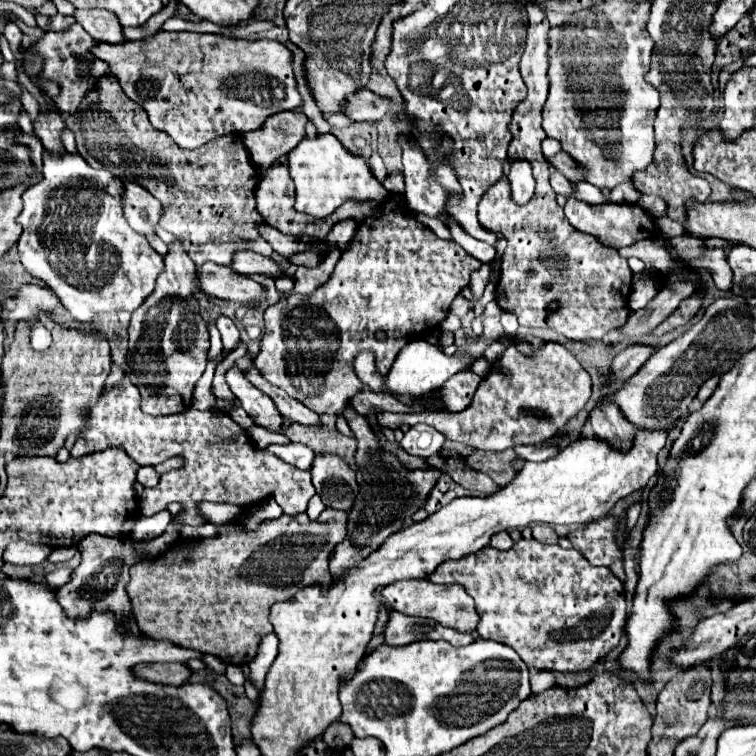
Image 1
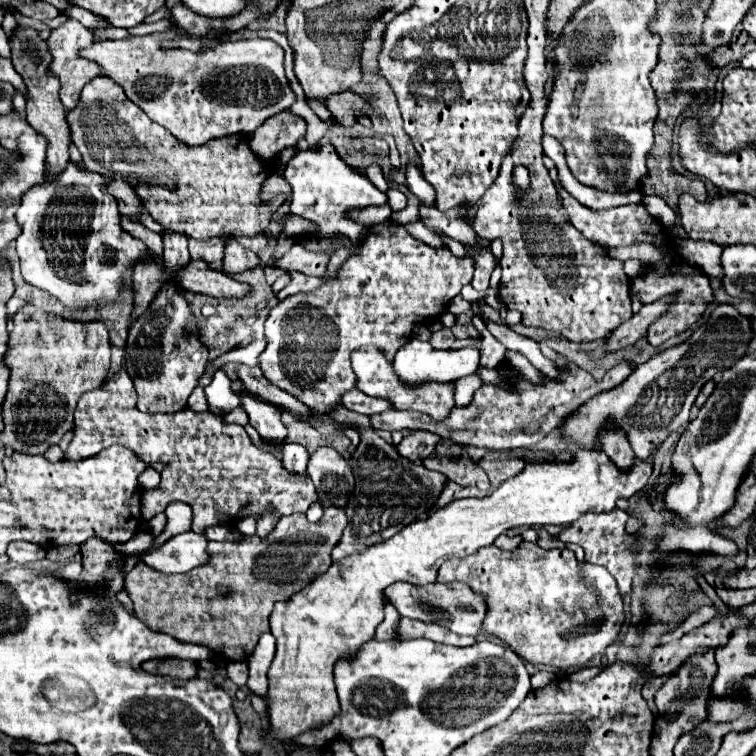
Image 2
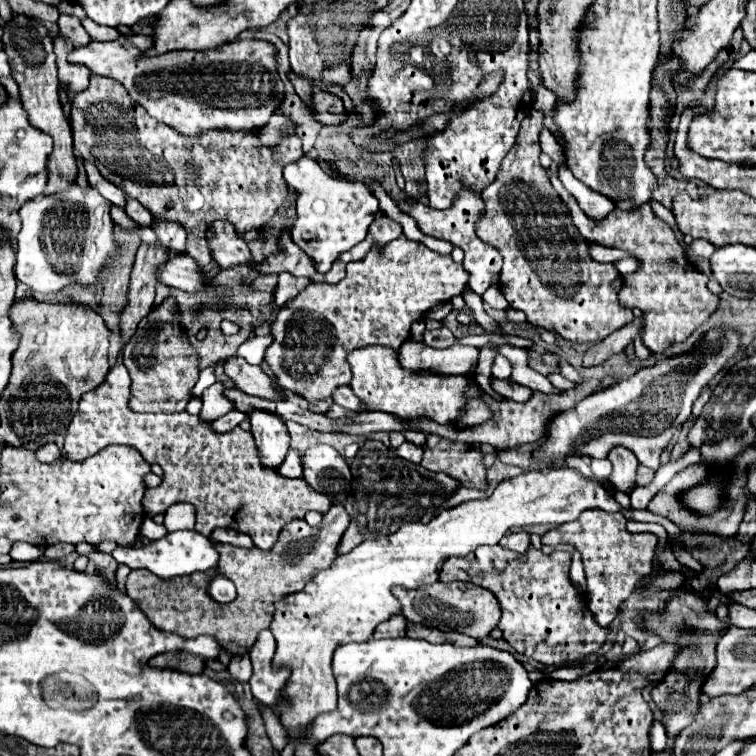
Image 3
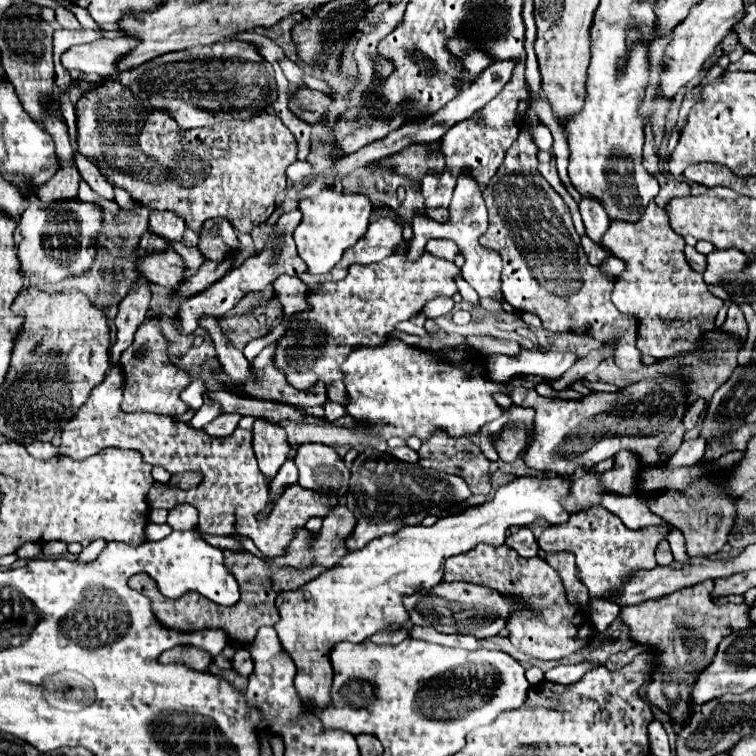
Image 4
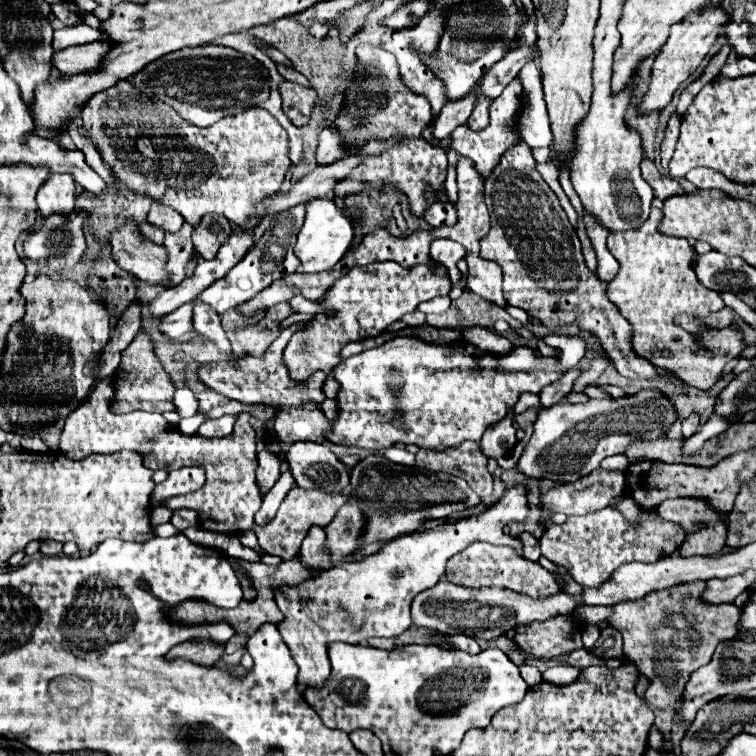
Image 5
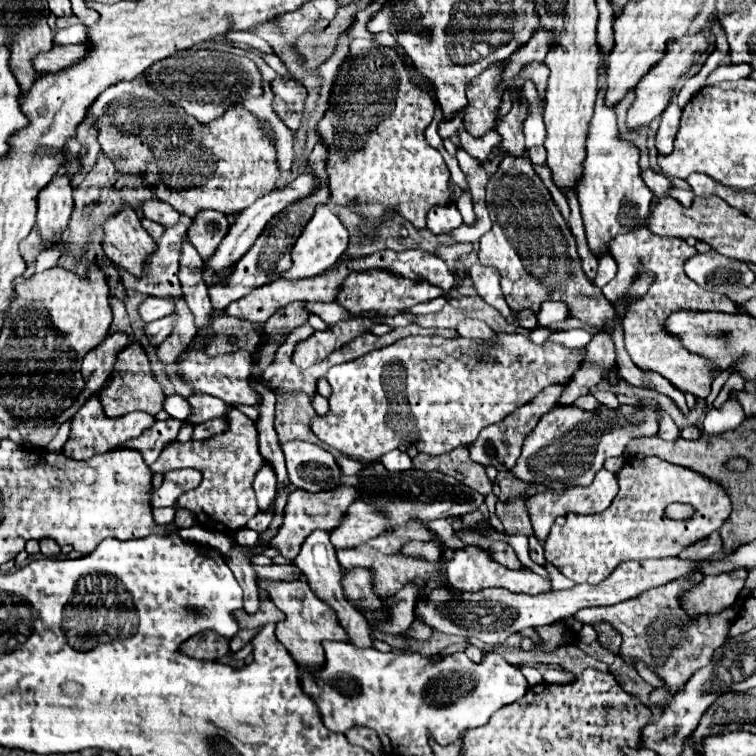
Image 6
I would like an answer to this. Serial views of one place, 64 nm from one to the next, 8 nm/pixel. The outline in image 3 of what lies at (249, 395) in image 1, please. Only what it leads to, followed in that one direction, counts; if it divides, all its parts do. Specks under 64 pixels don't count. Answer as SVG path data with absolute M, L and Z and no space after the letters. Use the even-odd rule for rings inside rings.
M264 410L250 412L248 416L262 464L268 468L278 468L290 450L290 434L284 420L274 416L274 412Z

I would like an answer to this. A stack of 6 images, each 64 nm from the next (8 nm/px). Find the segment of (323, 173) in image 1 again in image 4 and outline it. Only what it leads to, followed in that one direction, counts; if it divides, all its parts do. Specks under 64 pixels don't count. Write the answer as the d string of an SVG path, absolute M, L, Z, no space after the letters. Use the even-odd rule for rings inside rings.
M300 160L300 162L292 164L292 166L288 166L286 176L288 176L288 180L292 180L292 182L306 184L306 182L310 182L310 180L316 176L316 170L314 170L314 166L312 166L308 160ZM332 186L324 188L318 196L300 200L302 222L296 226L294 242L298 246L298 254L308 264L308 272L312 274L328 274L334 264L340 262L342 254L364 236L368 230L370 218L374 214L374 206L362 192L338 192Z

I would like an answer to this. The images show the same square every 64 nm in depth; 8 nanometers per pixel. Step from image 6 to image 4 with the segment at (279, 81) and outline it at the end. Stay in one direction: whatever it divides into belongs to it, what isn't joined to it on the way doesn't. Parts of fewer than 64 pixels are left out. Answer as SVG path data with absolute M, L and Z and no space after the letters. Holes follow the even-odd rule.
M296 88L294 100L290 102L290 110L310 124L322 124L326 122L322 118L322 108L326 108L330 102L332 98L326 96L324 92L310 90L310 88L300 88L300 90Z

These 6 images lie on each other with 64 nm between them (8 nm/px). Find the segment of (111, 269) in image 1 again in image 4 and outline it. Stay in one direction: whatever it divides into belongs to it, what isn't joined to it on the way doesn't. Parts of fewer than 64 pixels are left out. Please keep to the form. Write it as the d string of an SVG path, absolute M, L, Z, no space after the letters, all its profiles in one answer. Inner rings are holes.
M78 198L58 200L48 206L30 206L18 224L20 274L32 284L58 284L72 276L84 276L96 260L98 236L104 228L102 206Z

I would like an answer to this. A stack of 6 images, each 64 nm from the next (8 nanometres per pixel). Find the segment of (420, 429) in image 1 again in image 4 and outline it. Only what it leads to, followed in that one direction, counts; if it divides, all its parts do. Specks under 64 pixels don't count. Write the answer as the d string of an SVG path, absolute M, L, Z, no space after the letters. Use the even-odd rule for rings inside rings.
M400 446L400 448L394 448L392 450L392 456L402 460L402 462L418 462L418 452L408 448L408 446Z

